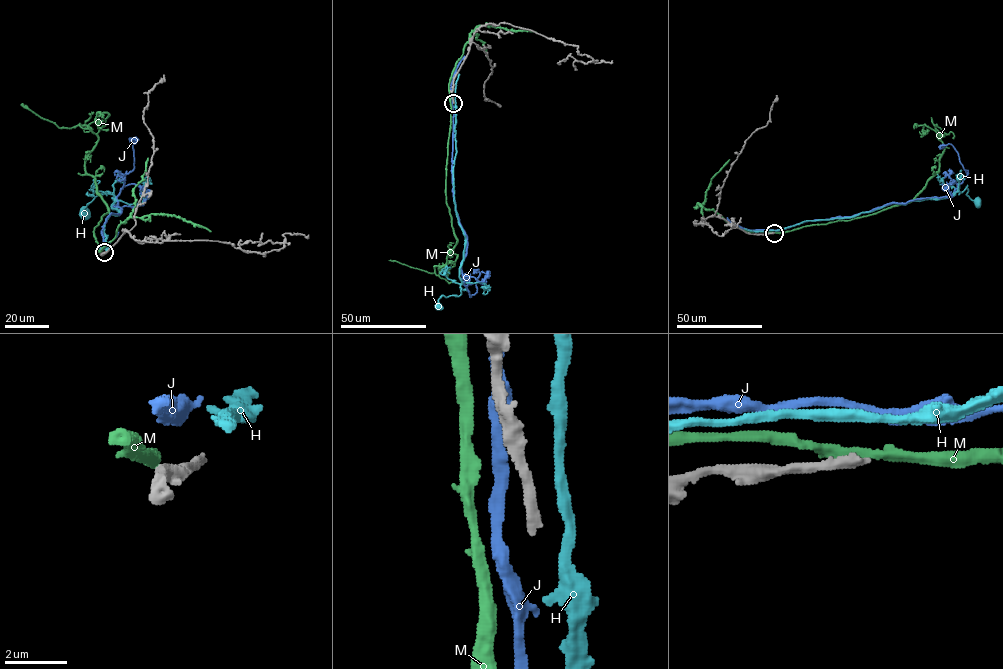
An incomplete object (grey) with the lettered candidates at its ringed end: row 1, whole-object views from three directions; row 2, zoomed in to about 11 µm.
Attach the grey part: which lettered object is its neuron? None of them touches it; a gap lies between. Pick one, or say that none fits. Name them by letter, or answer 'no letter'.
no letter

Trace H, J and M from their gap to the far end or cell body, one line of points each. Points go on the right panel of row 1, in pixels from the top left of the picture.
H: (774, 231), (808, 220), (850, 218), (892, 203), (946, 198), (967, 186), (966, 194), (978, 203)
J: (775, 231), (806, 221), (852, 216), (893, 203), (950, 195), (966, 173), (952, 145), (943, 147)
M: (775, 232), (850, 220), (910, 201), (939, 170), (944, 149), (936, 137), (944, 134), (940, 136), (931, 118)

